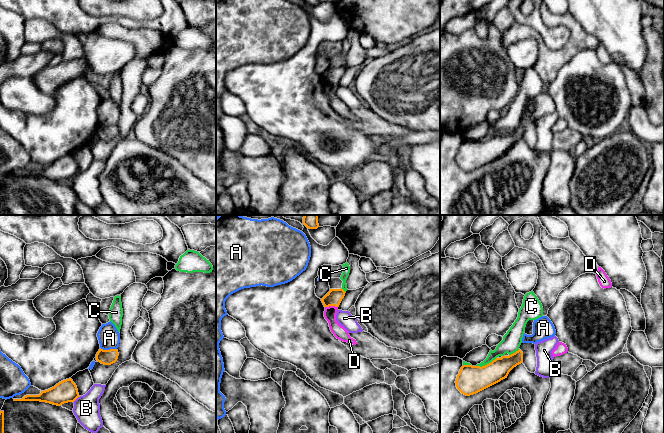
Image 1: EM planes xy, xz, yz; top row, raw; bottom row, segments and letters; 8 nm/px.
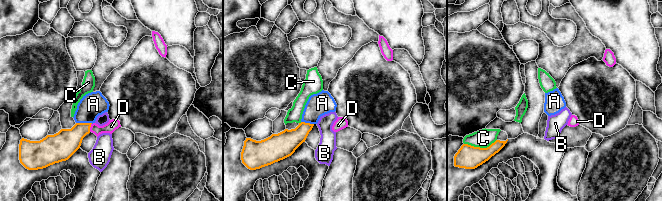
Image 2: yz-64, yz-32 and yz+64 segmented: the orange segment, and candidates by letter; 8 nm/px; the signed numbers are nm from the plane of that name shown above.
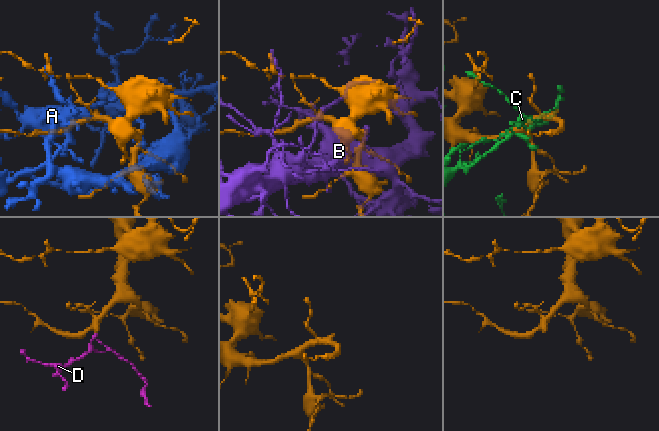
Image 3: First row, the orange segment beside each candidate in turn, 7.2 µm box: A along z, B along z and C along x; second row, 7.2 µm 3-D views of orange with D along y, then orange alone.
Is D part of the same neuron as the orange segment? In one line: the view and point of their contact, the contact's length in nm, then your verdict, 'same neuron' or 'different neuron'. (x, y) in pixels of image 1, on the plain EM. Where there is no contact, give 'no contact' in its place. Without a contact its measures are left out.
meets orange in xz at (331, 81); contact 100 nm long; same neuron

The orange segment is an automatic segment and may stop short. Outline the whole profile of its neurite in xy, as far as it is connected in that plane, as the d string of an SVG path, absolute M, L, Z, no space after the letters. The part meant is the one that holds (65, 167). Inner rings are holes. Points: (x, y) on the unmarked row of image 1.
M71 154L63 156L54 163L41 167L39 171L26 171L14 177L40 177L61 182L64 179L74 178L79 172L76 160Z

